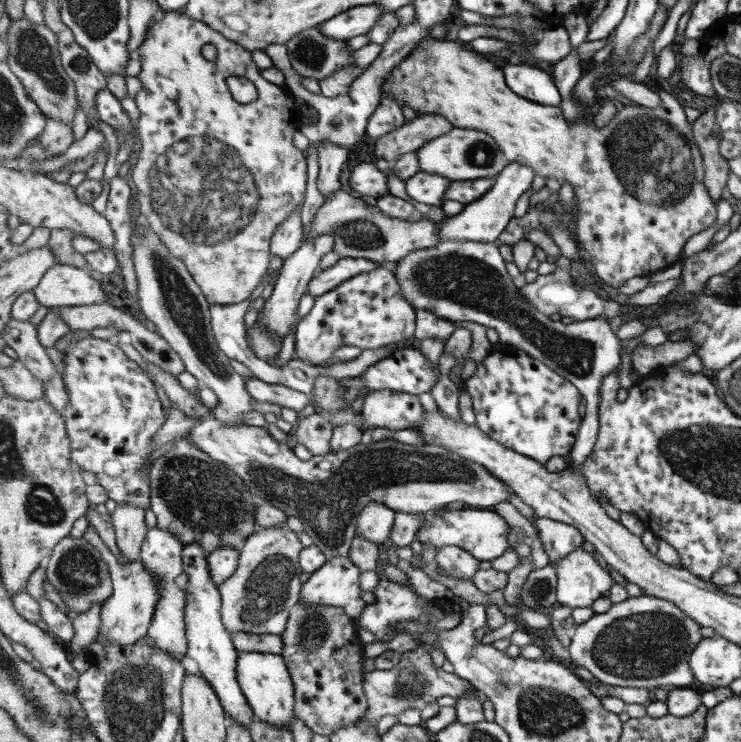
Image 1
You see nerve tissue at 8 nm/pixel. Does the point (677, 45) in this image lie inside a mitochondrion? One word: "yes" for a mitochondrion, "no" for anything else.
no

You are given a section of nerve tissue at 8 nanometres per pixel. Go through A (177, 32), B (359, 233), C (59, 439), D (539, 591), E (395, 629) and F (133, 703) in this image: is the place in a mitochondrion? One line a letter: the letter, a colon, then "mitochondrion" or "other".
A: other
B: mitochondrion
C: other
D: mitochondrion
E: other
F: mitochondrion

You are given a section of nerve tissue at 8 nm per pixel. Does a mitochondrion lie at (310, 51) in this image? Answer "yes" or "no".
yes

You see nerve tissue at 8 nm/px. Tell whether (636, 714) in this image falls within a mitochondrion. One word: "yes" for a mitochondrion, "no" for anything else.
no

